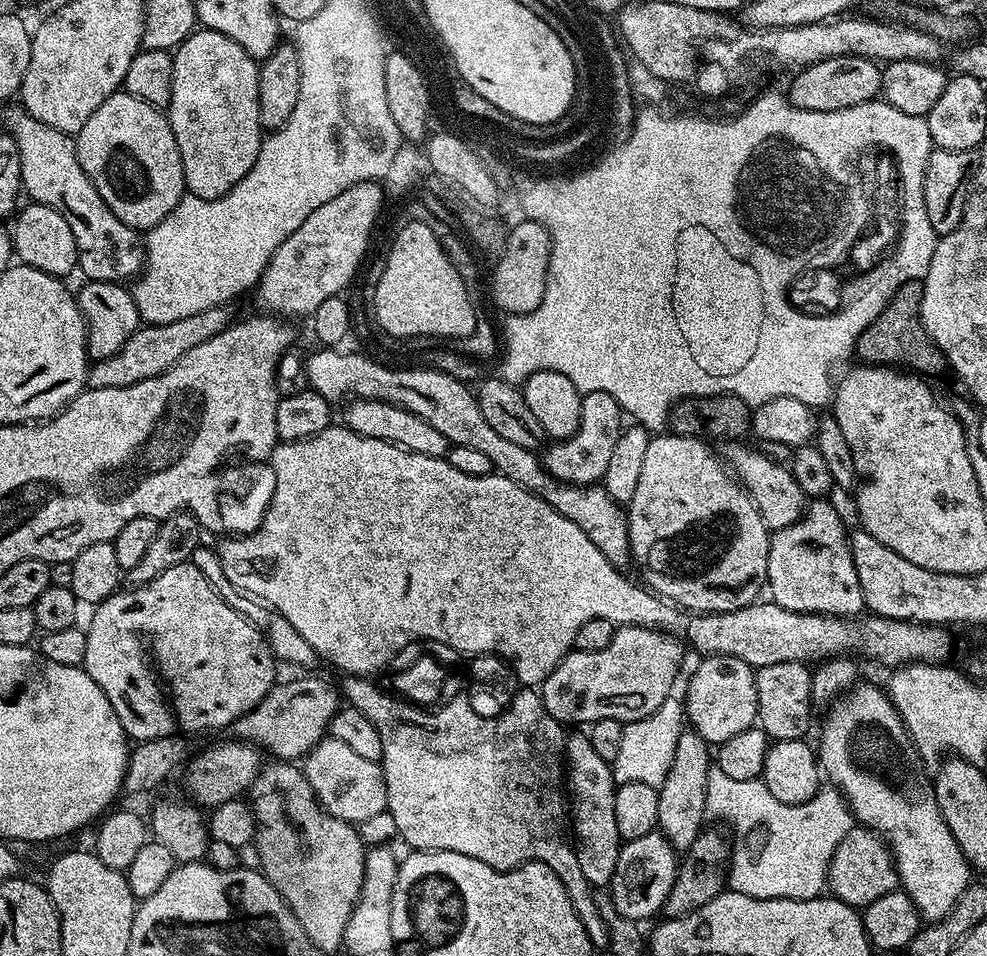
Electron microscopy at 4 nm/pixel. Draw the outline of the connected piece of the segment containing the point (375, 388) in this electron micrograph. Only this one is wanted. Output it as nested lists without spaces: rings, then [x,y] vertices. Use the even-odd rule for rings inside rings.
[[[324,346],[319,350],[321,352],[316,352],[313,356],[309,355],[306,360],[308,387],[311,391],[330,402],[337,402],[336,400],[350,394],[349,396],[356,395],[361,399],[382,400],[388,404],[398,404],[410,410],[412,414],[418,414],[420,418],[430,422],[430,426],[434,426],[434,430],[438,430],[438,434],[445,436],[449,445],[471,446],[473,450],[479,450],[481,454],[486,454],[486,458],[490,458],[493,469],[499,475],[510,478],[515,484],[520,484],[526,491],[539,496],[554,510],[558,510],[558,514],[570,518],[570,522],[574,522],[574,526],[578,526],[586,534],[586,538],[590,538],[590,542],[594,542],[594,546],[598,546],[598,550],[602,550],[602,554],[606,554],[606,558],[613,566],[621,570],[629,567],[632,551],[628,541],[628,514],[622,507],[621,501],[610,498],[610,494],[602,486],[585,486],[575,482],[565,482],[551,476],[547,468],[544,467],[541,457],[533,449],[523,448],[514,442],[506,442],[506,438],[499,436],[490,426],[490,422],[486,422],[486,418],[482,418],[480,402],[476,398],[475,391],[467,383],[451,377],[450,374],[438,372],[429,366],[392,369],[387,368],[384,364],[379,364],[376,360],[371,360],[368,356],[359,356],[356,352],[340,352],[344,350],[337,350],[332,346]]]

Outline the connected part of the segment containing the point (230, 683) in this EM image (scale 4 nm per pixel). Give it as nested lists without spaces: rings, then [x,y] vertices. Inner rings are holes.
[[[190,562],[172,565],[145,584],[117,590],[113,596],[95,605],[93,612],[96,613],[93,614],[92,621],[86,624],[88,637],[86,638],[86,658],[82,667],[86,674],[90,674],[90,678],[94,678],[94,682],[98,682],[102,694],[110,698],[110,706],[114,706],[114,714],[118,714],[124,727],[124,735],[133,741],[139,742],[150,738],[185,734],[184,732],[196,732],[199,728],[204,732],[210,731],[211,728],[227,729],[239,716],[254,710],[254,706],[258,706],[258,702],[262,702],[262,698],[266,698],[273,684],[277,683],[278,661],[264,640],[264,635],[245,616],[238,614],[238,610],[226,606],[226,602],[217,594],[214,586],[206,582],[202,570],[198,570]]]

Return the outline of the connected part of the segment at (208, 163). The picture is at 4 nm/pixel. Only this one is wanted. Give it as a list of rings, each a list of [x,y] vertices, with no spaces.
[[[197,30],[172,57],[174,82],[166,109],[184,167],[184,186],[191,195],[213,200],[226,194],[254,166],[262,129],[258,118],[260,69],[238,42],[226,34]]]

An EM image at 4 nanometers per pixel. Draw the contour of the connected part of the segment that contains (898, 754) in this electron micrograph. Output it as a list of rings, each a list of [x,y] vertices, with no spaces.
[[[863,682],[853,684],[847,695],[837,699],[827,712],[829,720],[820,732],[820,748],[818,744],[818,759],[823,775],[827,779],[829,776],[832,779],[829,781],[839,788],[853,817],[863,827],[871,828],[888,845],[896,865],[899,887],[920,911],[921,921],[933,922],[946,918],[946,914],[954,910],[954,902],[958,902],[962,890],[966,890],[970,882],[970,865],[958,842],[954,842],[950,826],[946,826],[938,810],[933,785],[929,777],[928,780],[924,777],[925,769],[922,767],[920,753],[904,725],[904,719],[898,714],[898,710],[892,705],[892,699],[881,685],[879,688],[876,684]]]

